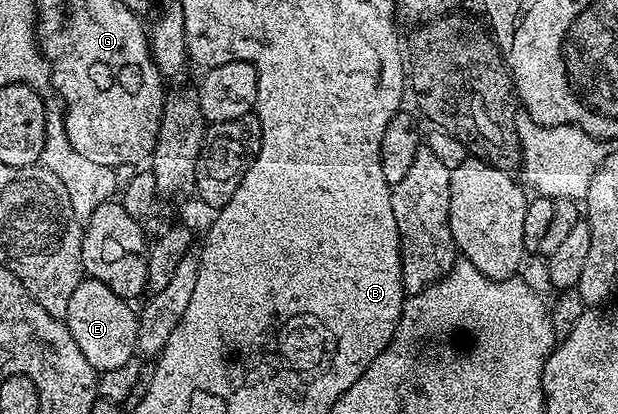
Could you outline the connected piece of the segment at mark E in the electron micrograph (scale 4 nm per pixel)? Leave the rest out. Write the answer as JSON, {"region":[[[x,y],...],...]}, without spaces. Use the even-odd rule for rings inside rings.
{"region":[[[85,277],[73,291],[63,319],[82,356],[93,365],[96,372],[117,369],[136,356],[139,320],[136,310],[131,307],[128,300],[113,293],[104,282],[90,277]]]}

